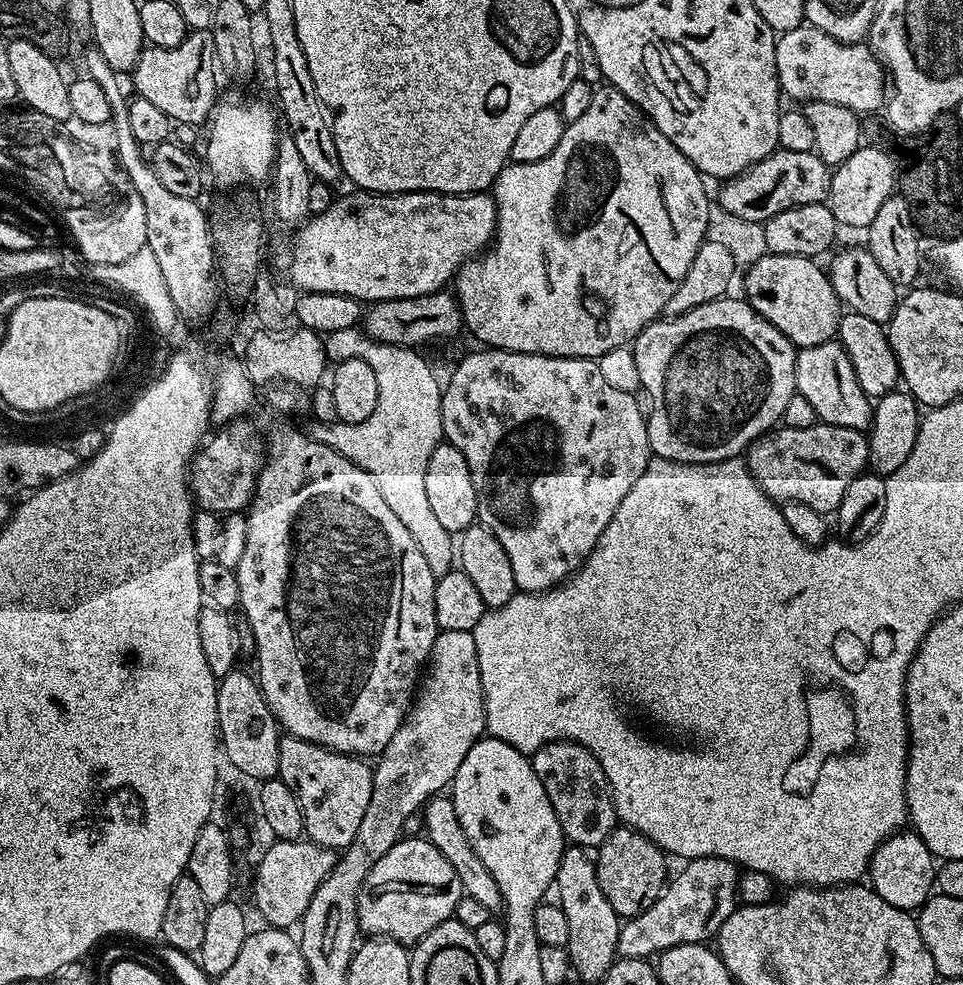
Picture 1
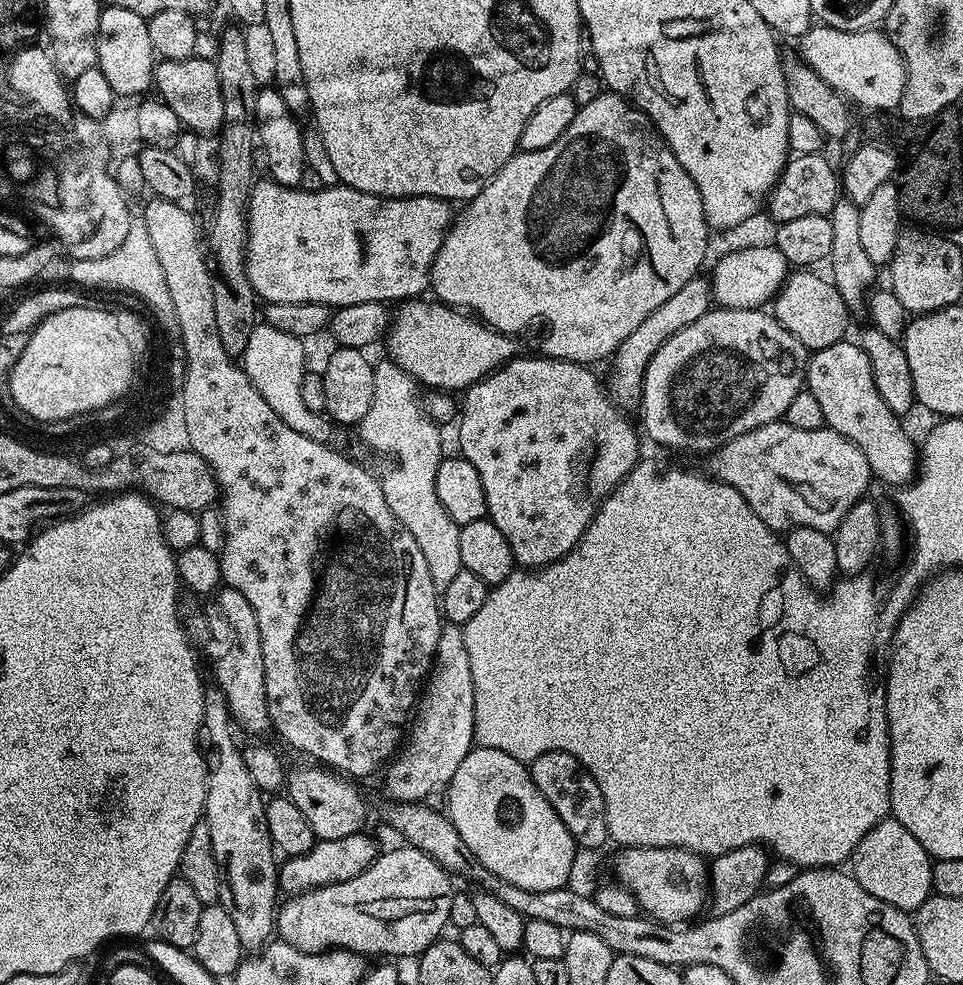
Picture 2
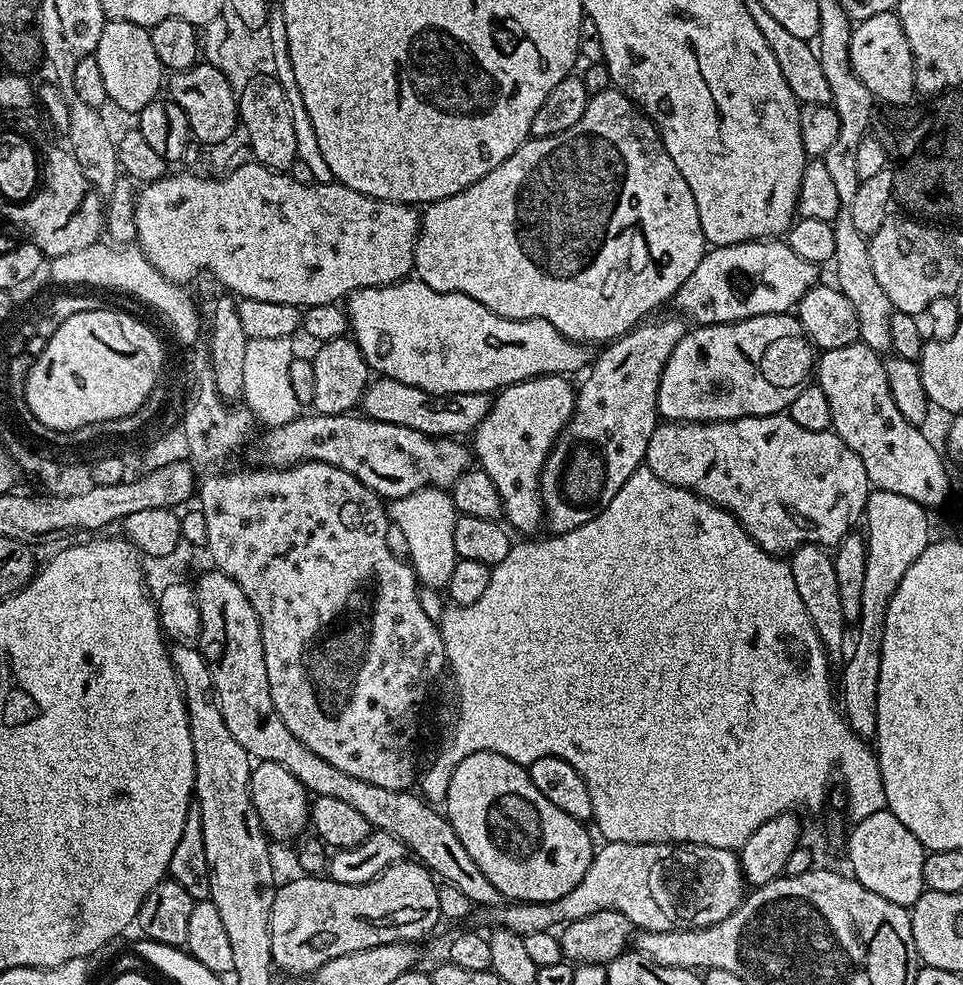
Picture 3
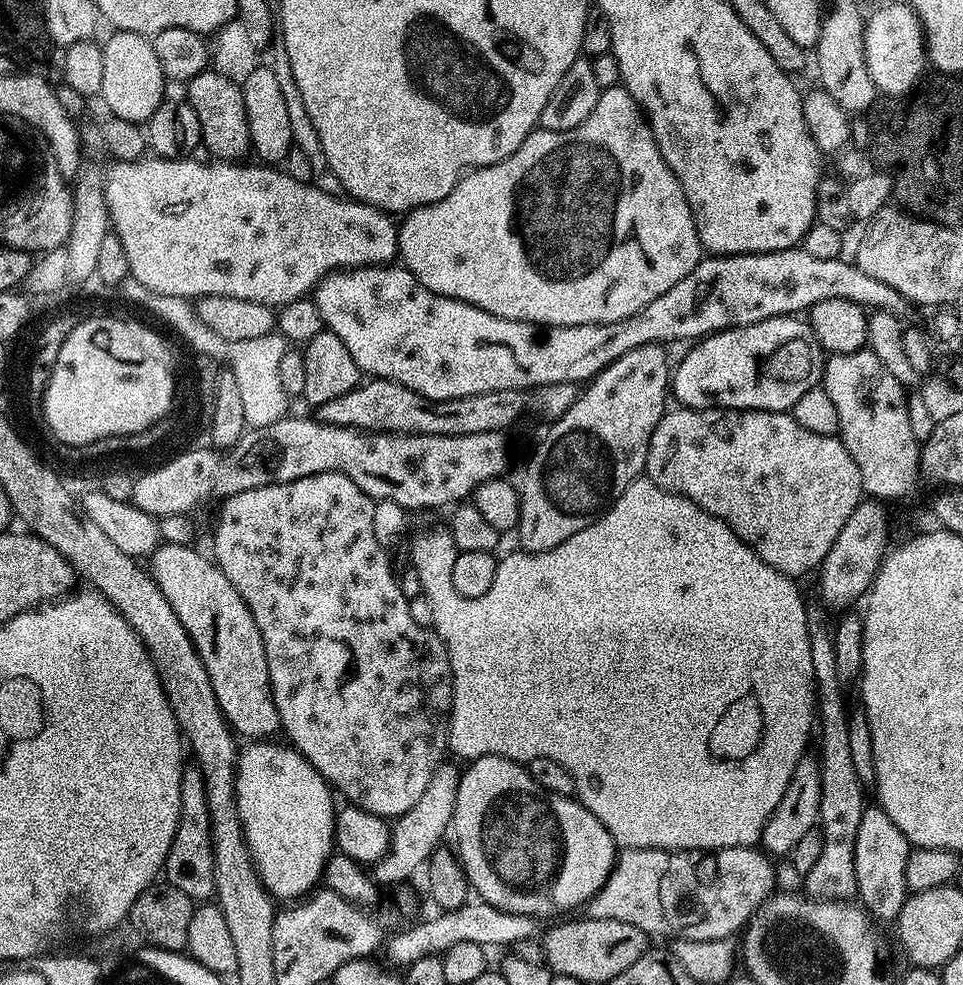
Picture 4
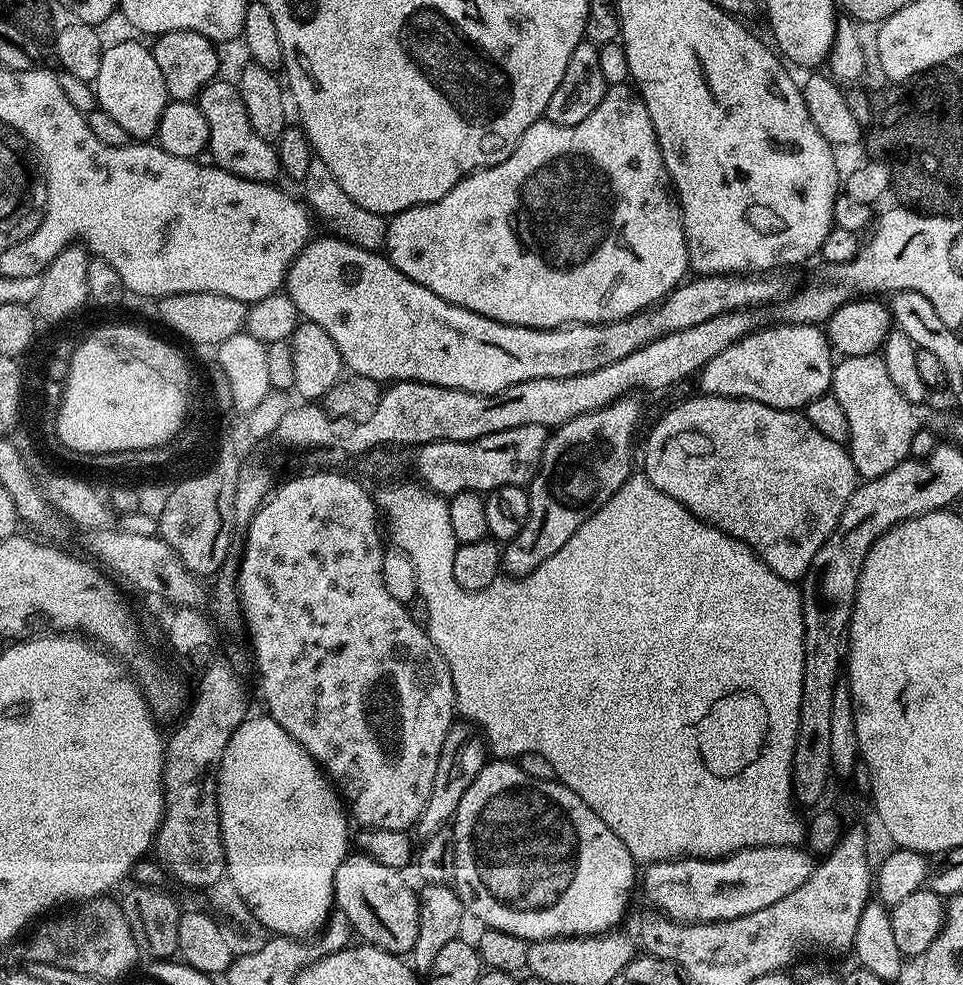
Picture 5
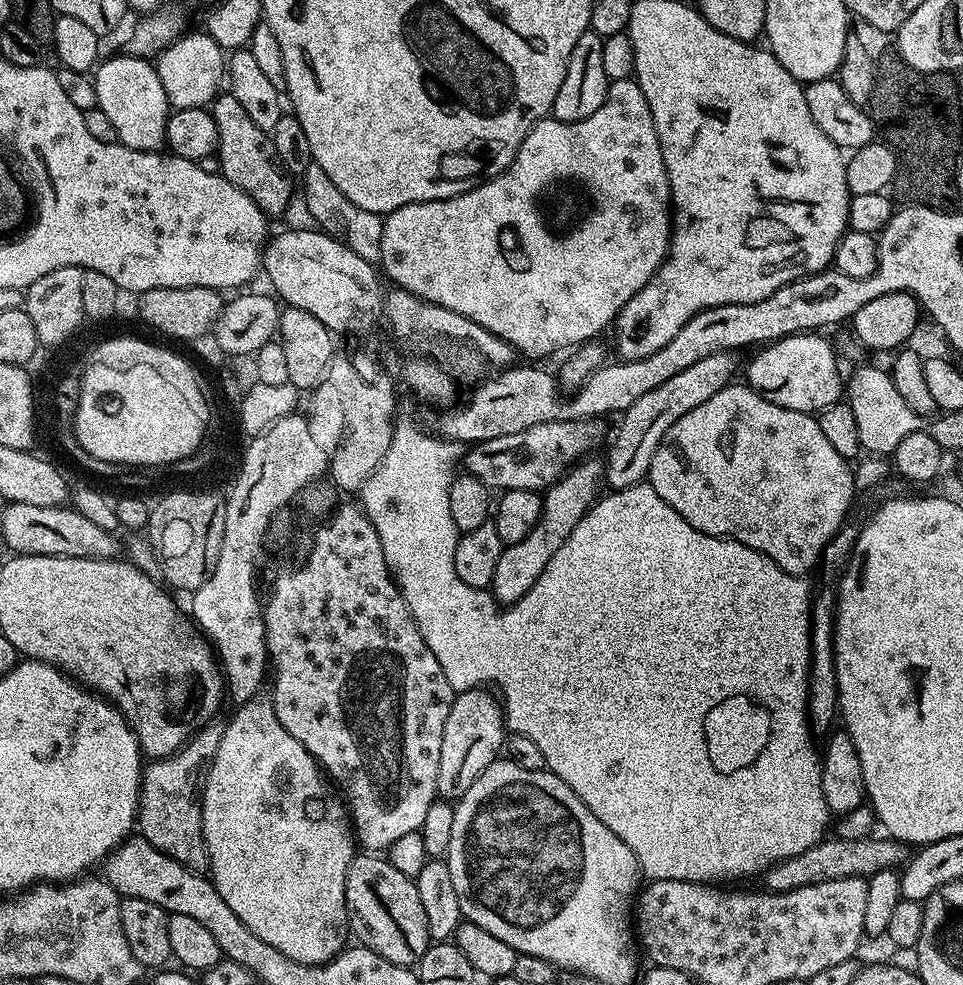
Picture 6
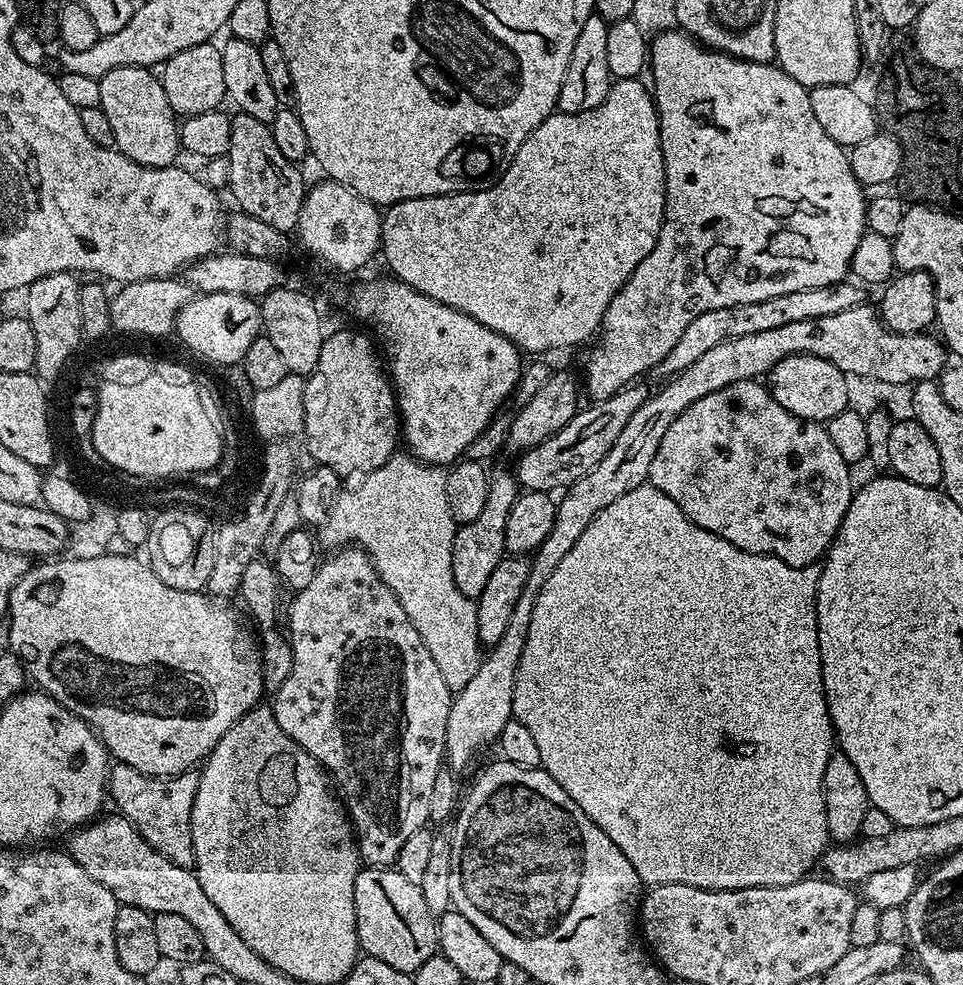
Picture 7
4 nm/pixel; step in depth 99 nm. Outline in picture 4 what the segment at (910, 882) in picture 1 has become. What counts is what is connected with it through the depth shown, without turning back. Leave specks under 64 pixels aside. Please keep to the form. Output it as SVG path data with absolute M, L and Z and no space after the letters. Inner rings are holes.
M879 806L865 807L862 822L858 822L858 838L854 842L854 874L858 900L873 921L895 922L909 898L906 886L906 858L910 851L907 838L890 822Z

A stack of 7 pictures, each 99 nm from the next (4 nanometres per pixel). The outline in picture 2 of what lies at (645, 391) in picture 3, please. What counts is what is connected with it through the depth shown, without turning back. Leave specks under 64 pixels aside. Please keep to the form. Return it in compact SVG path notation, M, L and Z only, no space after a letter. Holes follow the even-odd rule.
M700 274L693 276L690 282L686 282L686 286L682 286L682 290L678 290L678 294L666 298L666 302L662 302L662 306L658 306L654 314L649 314L638 325L638 330L634 330L634 334L630 334L630 338L626 338L626 342L622 342L622 346L616 348L610 360L610 365L612 364L610 392L621 409L629 410L628 408L634 407L635 404L637 407L641 403L644 394L644 375L650 358L654 358L658 346L662 346L662 342L678 334L678 330L690 326L690 322L698 322L698 318L702 318L702 314L706 314L713 307L712 285L702 277Z

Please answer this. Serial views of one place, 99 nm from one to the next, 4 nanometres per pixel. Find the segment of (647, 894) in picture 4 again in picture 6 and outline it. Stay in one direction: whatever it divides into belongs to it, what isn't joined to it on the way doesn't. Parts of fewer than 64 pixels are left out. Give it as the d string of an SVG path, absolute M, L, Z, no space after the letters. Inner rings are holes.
M825 838L810 846L810 850L802 850L802 854L794 854L794 858L786 858L763 873L763 887L769 892L789 892L802 886L814 886L818 882L830 882L838 878L851 876L870 877L887 868L899 869L909 859L910 852L899 840L883 838L874 840L867 838L858 841L846 841L837 838Z

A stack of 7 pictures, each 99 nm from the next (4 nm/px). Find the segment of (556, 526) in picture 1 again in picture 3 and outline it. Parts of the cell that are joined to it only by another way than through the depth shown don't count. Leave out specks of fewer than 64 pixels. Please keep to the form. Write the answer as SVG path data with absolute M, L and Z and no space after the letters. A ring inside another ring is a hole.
M535 376L502 388L495 393L492 409L475 430L474 456L480 459L478 466L498 486L504 506L503 519L513 529L524 532L520 534L539 533L536 531L540 524L542 528L545 523L540 475L560 431L568 425L576 408L578 392L574 384L572 388L572 382L567 376Z

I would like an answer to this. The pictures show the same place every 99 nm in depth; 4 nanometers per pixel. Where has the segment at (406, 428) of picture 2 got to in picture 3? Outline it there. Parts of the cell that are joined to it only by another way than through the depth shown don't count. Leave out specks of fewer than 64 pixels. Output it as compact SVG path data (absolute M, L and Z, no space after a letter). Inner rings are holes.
M423 488L414 494L391 501L390 520L400 531L404 544L408 547L406 559L416 571L417 581L425 589L447 589L450 574L458 559L454 548L454 526L458 513L451 495L442 488Z

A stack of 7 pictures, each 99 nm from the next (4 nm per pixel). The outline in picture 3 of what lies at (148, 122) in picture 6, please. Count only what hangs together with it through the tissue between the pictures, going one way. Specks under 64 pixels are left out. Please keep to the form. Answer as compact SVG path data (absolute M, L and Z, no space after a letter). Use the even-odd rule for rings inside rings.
M108 20L95 50L98 67L102 69L102 82L106 82L109 101L124 112L139 114L152 100L161 95L166 80L166 70L154 54L154 42L150 42L149 29L134 22Z

